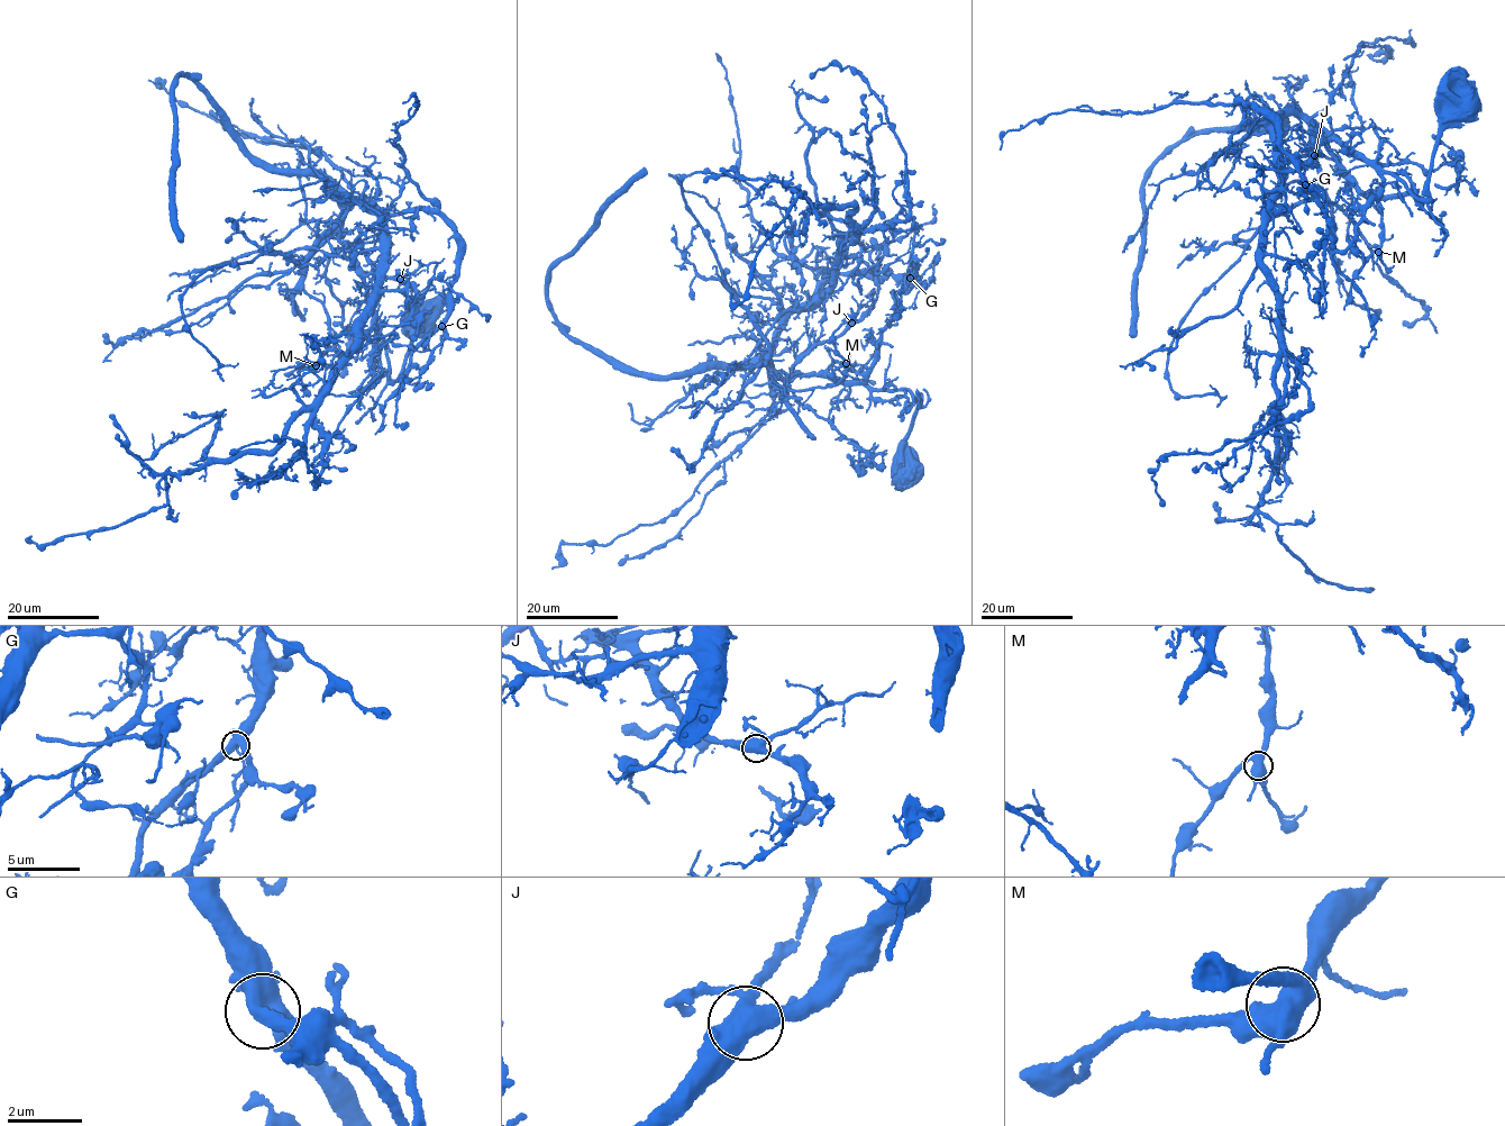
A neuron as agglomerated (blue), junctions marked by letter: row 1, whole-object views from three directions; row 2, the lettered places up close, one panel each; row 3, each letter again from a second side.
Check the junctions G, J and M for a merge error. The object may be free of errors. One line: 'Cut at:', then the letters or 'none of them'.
Cut at: none of them

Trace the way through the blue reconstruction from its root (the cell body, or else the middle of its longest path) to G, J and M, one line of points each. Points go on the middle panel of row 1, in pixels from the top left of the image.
G: (905, 474), (902, 450), (921, 400), (903, 389), (879, 391), (793, 368), (868, 310), (874, 275), (910, 278)
J: (905, 474), (902, 450), (921, 400), (903, 389), (879, 391), (793, 369), (815, 345), (851, 323)
M: (905, 474), (921, 401), (912, 393), (815, 375), (774, 381), (824, 387), (846, 363)

